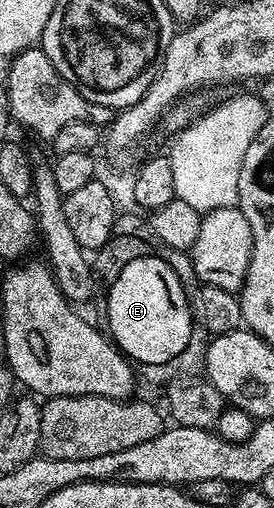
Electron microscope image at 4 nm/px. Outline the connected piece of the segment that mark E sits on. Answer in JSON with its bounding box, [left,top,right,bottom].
[107,253,195,363]

